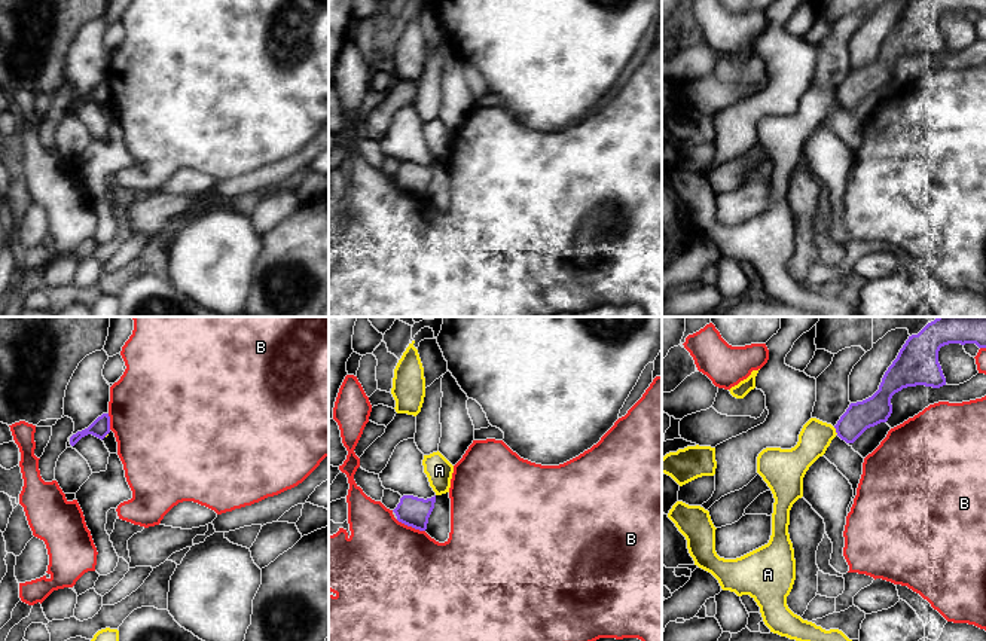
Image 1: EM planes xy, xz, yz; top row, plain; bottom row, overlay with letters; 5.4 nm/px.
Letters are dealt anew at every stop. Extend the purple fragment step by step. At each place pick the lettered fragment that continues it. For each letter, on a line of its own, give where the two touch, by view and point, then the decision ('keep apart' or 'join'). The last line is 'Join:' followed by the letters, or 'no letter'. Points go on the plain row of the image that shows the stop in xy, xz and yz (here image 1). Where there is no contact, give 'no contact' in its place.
A: yz (836, 97) | keep apart
B: xz (411, 192) | keep apart
Join: no letter

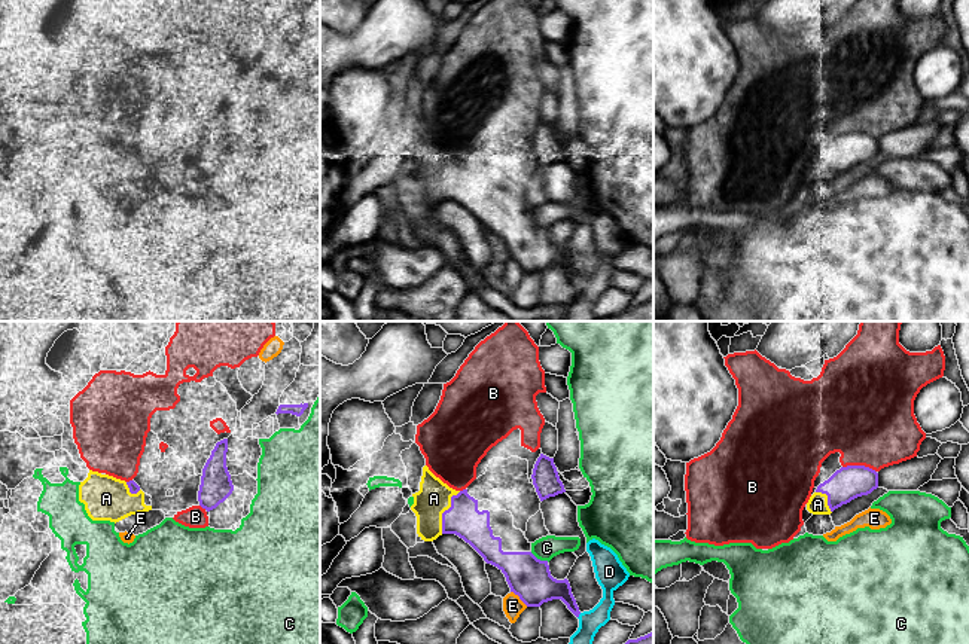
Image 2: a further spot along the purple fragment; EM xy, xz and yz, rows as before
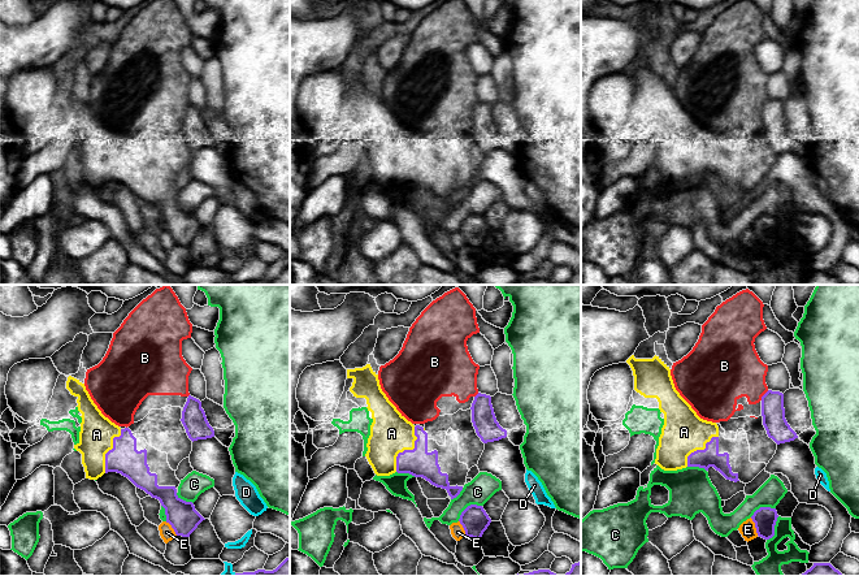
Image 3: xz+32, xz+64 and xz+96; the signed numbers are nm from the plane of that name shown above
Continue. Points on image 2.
A: xz (445, 177) | join
B: yz (859, 133) | keep apart
C: xz (539, 226) | keep apart
D: xz (578, 283) | keep apart
E: xz (520, 265) | keep apart
Join: A

